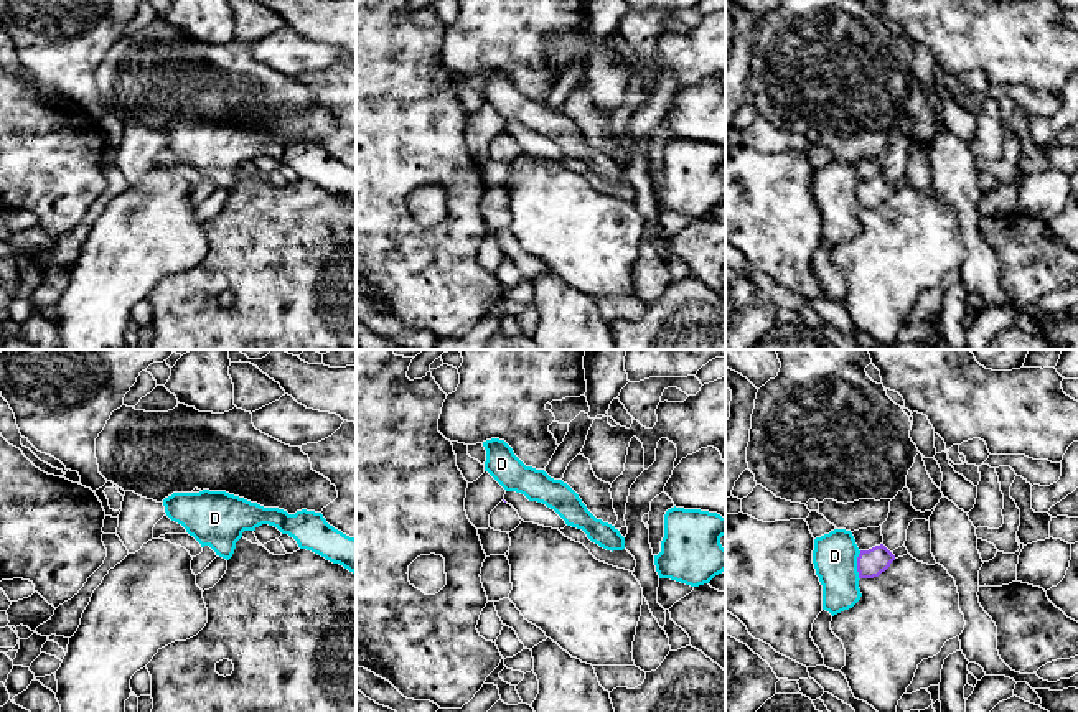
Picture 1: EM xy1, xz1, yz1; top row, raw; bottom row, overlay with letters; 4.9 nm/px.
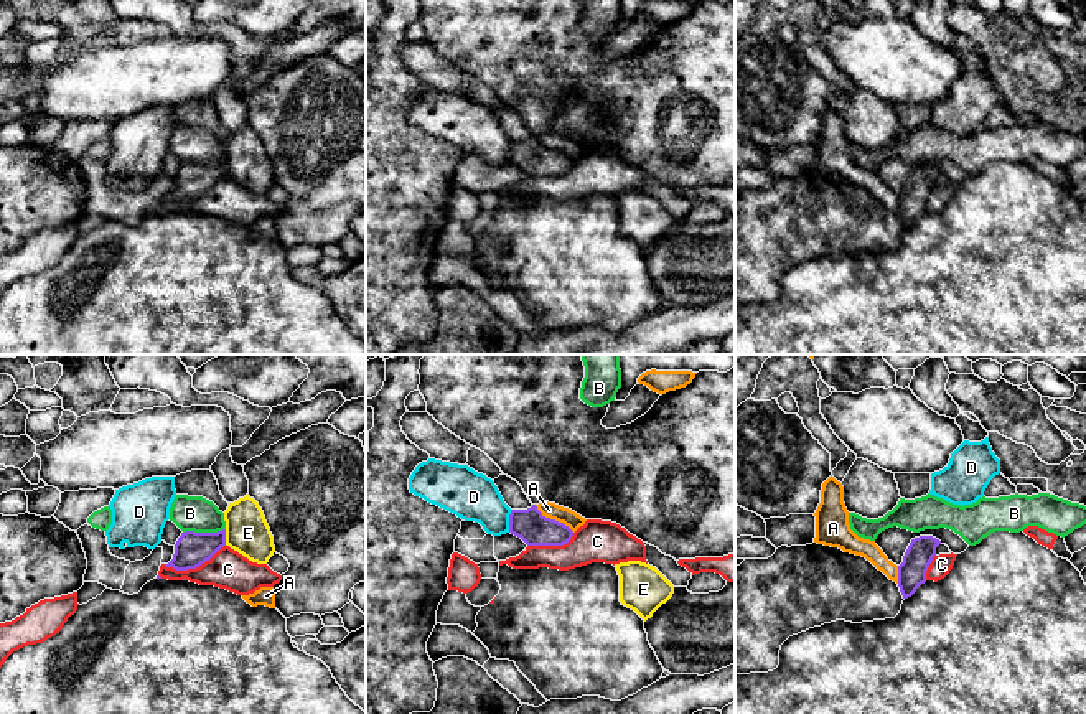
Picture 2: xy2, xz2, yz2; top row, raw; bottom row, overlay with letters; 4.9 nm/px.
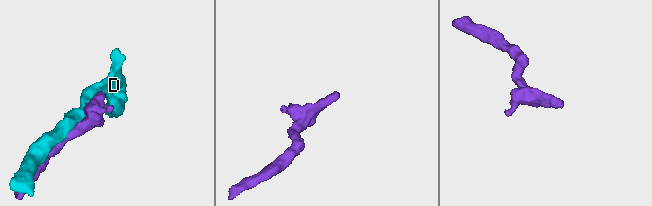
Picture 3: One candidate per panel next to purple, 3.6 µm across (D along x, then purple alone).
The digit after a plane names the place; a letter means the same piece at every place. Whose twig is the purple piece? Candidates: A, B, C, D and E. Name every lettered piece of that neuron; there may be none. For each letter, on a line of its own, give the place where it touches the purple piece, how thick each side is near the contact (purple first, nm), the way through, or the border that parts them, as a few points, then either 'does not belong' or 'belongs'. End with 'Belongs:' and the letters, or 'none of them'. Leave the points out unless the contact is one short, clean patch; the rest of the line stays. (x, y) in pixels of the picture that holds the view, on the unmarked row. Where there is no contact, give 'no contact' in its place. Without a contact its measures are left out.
A: contact xz2 (554, 150); calibres 160 and 80 nm; border xz2 (534, 136), (546, 147), (562, 152), (574, 162); does not belong
B: contact xy2 (203, 164); calibres 170 and 180 nm; does not belong
C: contact xy2 (193, 198); calibres 170 and 190 nm; border xy2 (224, 175), (195, 198), (173, 200), (163, 195); does not belong
D: contact yz1 (857, 196); calibres 140 and 220 nm; does not belong
E: contact xy2 (224, 169); calibres 170 and 200 nm; border xy2 (224, 160), (226, 175); does not belong
Belongs: none of them

